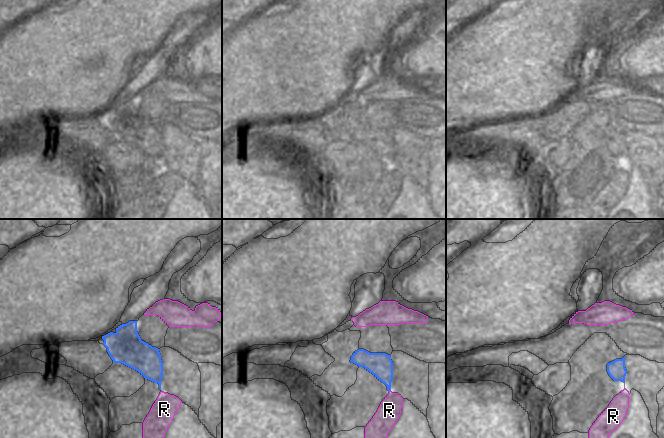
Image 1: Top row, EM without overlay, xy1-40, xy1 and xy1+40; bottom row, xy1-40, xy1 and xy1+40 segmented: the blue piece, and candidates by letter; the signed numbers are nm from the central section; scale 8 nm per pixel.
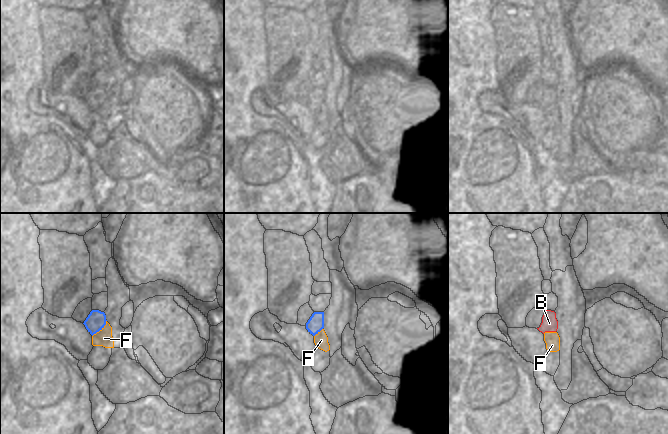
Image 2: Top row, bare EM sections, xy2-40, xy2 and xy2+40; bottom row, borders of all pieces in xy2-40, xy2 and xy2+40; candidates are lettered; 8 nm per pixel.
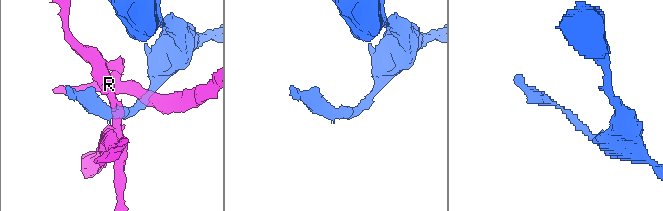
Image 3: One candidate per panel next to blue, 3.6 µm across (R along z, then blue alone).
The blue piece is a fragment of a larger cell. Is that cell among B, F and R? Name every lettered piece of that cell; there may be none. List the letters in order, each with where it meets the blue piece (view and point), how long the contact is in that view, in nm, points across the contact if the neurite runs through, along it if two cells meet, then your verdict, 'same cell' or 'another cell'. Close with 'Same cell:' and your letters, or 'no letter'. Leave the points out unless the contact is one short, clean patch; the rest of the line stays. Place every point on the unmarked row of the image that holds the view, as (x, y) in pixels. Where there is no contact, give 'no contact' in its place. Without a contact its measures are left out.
B: no contact; same cell
F: meets blue in xy2-40 at (100, 105); contact 180 nm long; another cell
R: no contact; another cell
Same cell: B

